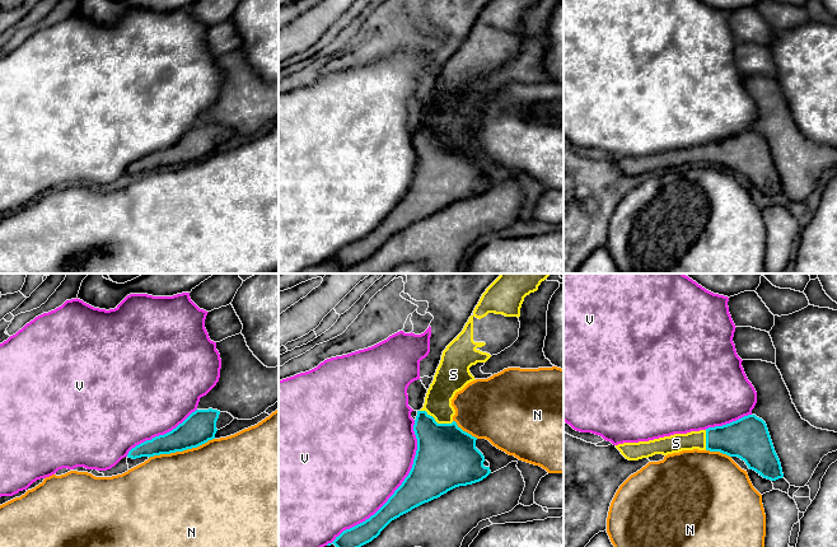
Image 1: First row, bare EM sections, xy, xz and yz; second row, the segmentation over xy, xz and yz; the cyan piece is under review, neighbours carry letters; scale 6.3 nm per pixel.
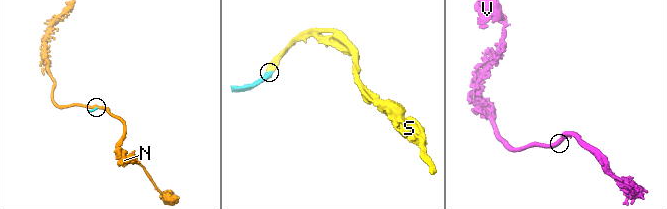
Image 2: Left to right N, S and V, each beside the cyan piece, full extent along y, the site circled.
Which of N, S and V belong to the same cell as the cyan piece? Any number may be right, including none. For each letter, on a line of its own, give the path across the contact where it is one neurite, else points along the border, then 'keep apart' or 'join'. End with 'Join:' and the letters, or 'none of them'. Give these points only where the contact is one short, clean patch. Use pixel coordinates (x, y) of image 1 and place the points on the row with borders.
N: keep apart
S: join
V: keep apart
Join: S

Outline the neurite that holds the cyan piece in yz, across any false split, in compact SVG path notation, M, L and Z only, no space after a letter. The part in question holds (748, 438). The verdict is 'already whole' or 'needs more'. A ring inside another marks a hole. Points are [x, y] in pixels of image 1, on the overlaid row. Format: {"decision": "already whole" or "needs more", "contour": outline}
{"decision": "needs more", "contour": "M756 415L744 416L723 426L674 434L649 441L623 443L616 448L628 460L693 449L720 452L740 458L749 469L756 471L763 478L776 481L784 477L767 425Z"}

